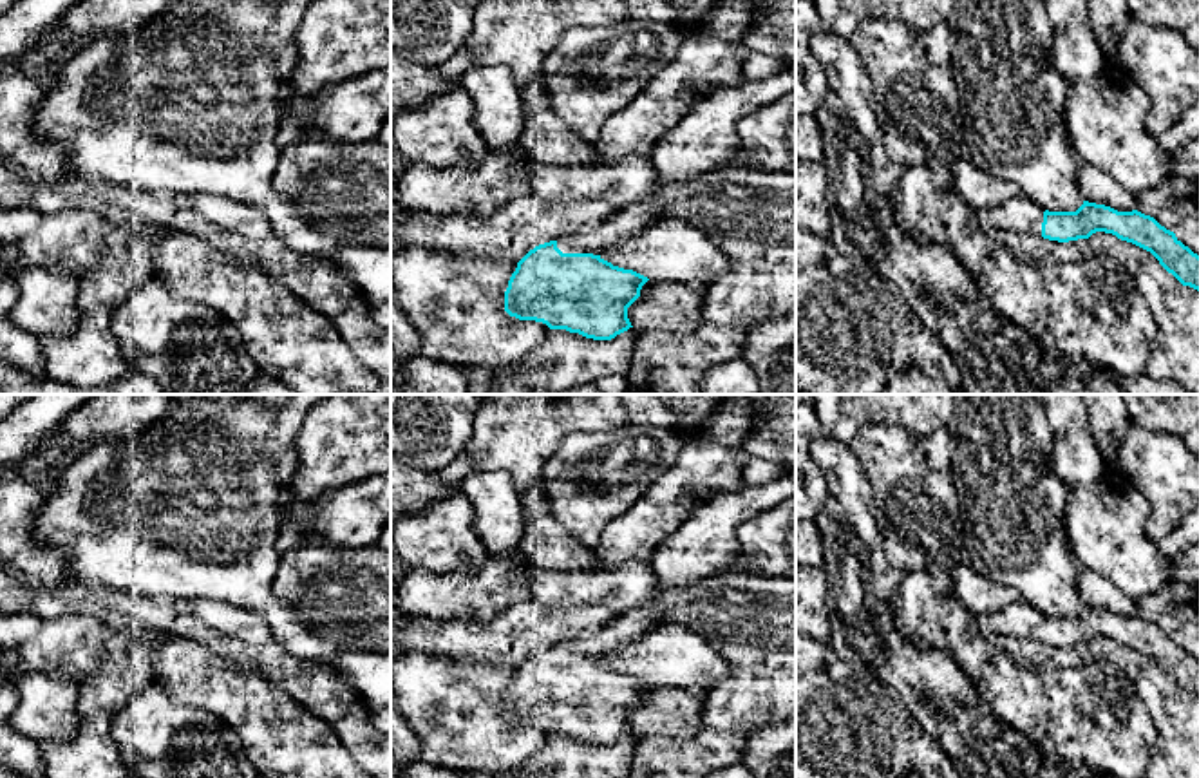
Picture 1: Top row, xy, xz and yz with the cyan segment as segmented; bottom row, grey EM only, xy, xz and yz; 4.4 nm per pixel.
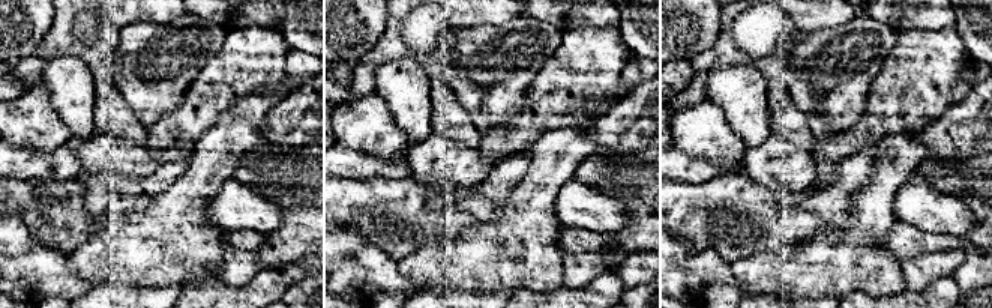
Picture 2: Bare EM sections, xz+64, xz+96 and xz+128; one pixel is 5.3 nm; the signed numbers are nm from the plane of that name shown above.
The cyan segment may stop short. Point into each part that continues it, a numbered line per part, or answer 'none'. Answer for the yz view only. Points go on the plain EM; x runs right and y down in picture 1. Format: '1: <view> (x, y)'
1: yz (1020, 619)

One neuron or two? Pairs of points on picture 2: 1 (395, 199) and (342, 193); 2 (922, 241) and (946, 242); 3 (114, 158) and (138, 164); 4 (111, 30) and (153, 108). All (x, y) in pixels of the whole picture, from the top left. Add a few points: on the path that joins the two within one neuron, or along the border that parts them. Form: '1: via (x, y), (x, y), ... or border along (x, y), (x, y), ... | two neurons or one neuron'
1: via (381, 199), (356, 199) | one neuron
2: via (928, 242), (940, 242) | one neuron
3: via (120, 158), (132, 161) | one neuron
4: border along (146, 21), (122, 30), (108, 62), (110, 78) | two neurons

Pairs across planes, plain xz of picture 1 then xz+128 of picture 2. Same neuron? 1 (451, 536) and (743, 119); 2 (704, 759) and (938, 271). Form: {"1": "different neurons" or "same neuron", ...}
{"1": "different neurons", "2": "different neurons"}

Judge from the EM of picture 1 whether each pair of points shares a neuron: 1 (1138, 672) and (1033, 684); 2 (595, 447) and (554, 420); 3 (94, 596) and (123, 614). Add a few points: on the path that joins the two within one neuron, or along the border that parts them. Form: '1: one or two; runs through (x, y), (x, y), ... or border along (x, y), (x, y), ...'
1: two; border along (1093, 657), (1114, 664), (1147, 710)
2: two; border along (615, 427), (568, 433), (545, 464)
3: one; runs through (102, 603), (116, 608)

